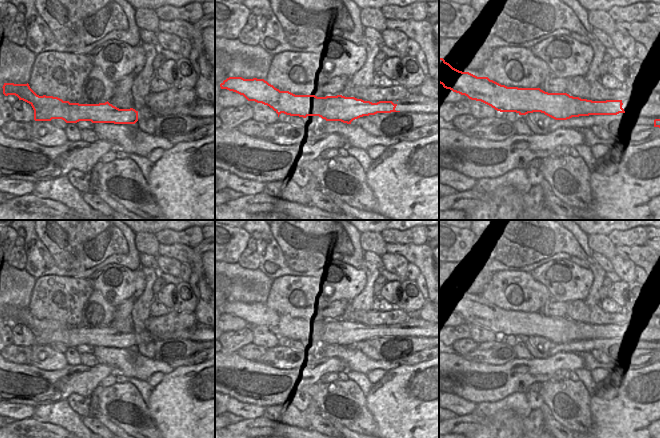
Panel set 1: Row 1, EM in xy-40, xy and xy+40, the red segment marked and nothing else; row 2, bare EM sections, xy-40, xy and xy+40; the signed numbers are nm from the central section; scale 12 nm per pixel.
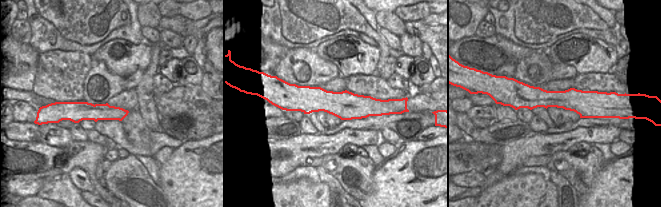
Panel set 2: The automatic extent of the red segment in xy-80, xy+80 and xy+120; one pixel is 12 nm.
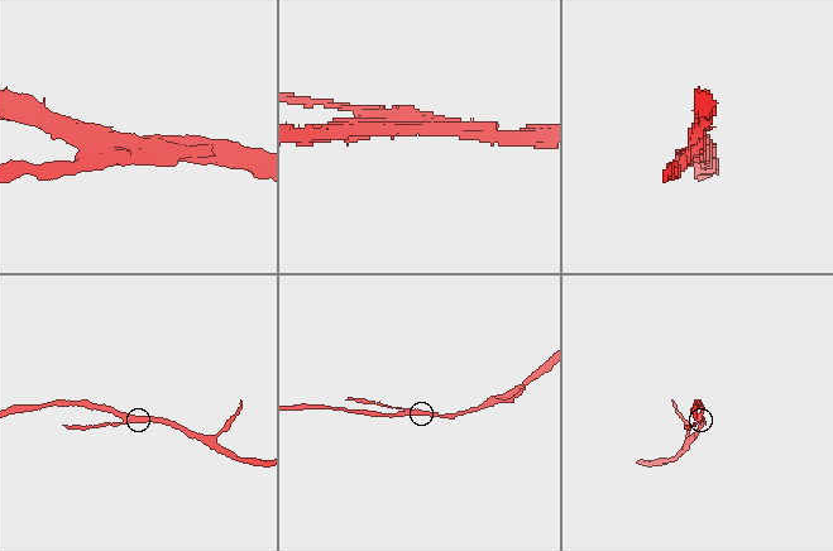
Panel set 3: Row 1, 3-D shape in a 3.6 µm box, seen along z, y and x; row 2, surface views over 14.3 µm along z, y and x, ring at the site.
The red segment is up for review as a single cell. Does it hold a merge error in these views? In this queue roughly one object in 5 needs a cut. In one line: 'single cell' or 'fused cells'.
fused cells

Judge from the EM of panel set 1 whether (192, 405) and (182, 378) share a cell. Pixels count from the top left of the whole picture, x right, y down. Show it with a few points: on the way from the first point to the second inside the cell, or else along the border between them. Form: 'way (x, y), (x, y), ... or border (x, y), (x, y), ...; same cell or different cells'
way (190, 398), (185, 385); same cell

